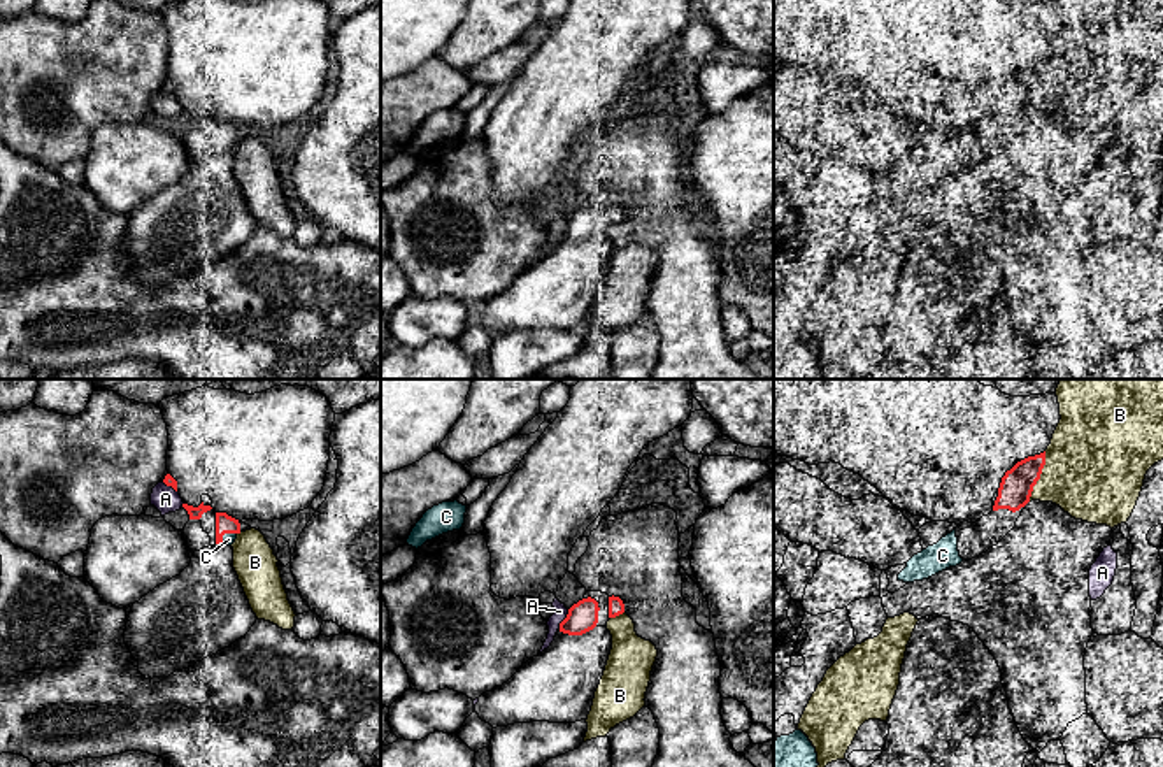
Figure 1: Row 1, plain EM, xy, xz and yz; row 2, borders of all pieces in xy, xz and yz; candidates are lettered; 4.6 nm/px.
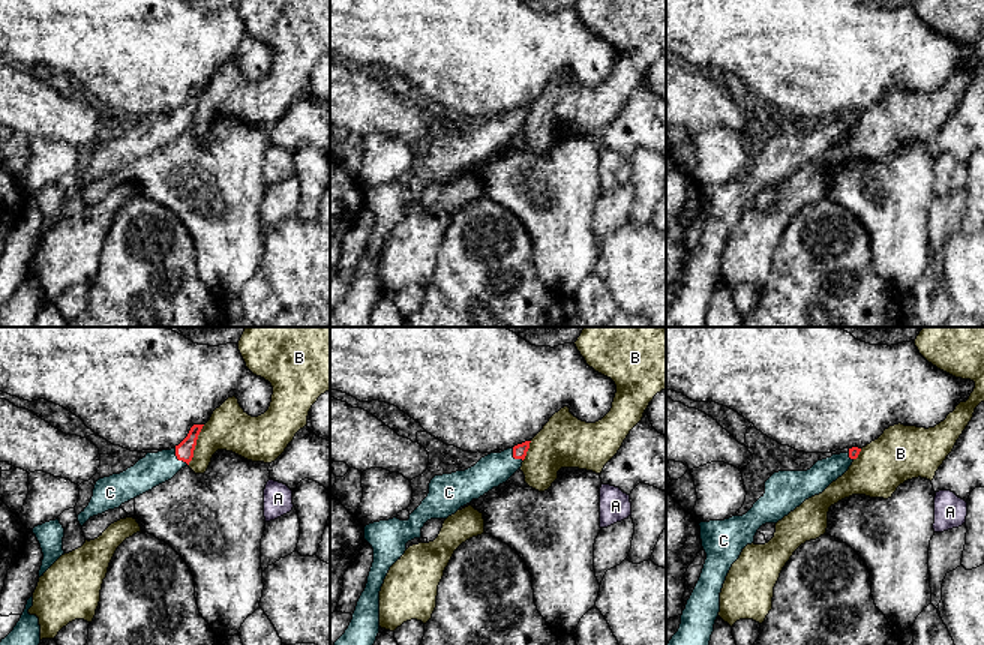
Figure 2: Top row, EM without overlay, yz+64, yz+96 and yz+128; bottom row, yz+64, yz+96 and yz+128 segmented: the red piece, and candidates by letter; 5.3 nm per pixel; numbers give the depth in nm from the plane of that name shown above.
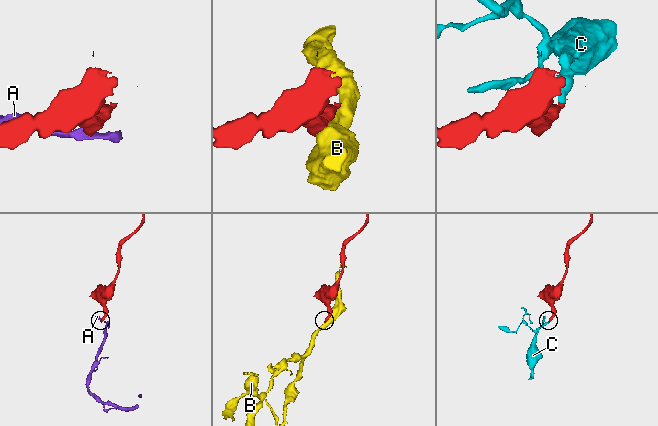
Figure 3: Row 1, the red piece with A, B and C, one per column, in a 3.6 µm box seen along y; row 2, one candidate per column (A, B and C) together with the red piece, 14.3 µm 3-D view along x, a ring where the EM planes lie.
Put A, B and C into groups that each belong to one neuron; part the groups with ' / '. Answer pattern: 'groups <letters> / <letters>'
groups A / B / C

